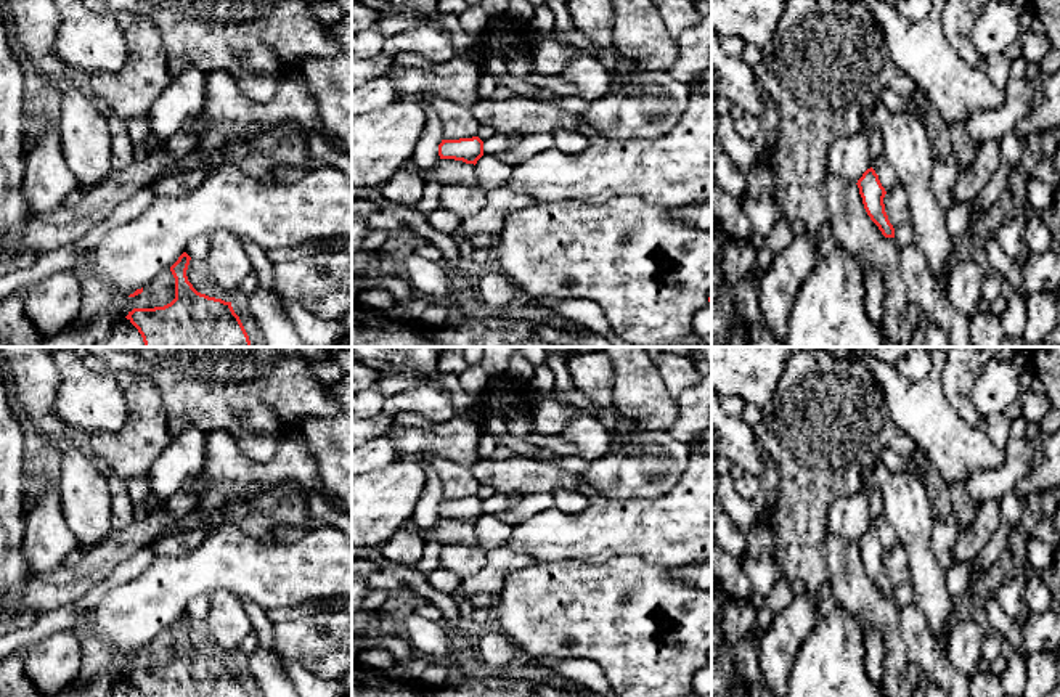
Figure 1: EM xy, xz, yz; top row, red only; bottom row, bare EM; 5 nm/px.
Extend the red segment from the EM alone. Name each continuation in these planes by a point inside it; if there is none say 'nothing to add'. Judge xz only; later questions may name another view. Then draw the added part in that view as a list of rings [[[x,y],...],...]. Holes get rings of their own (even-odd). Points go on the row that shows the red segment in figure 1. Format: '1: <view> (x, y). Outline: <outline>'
nothing to add

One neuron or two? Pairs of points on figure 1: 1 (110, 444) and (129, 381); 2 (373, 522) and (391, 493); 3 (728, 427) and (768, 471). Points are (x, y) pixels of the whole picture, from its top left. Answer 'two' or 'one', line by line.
1: one
2: one
3: one

